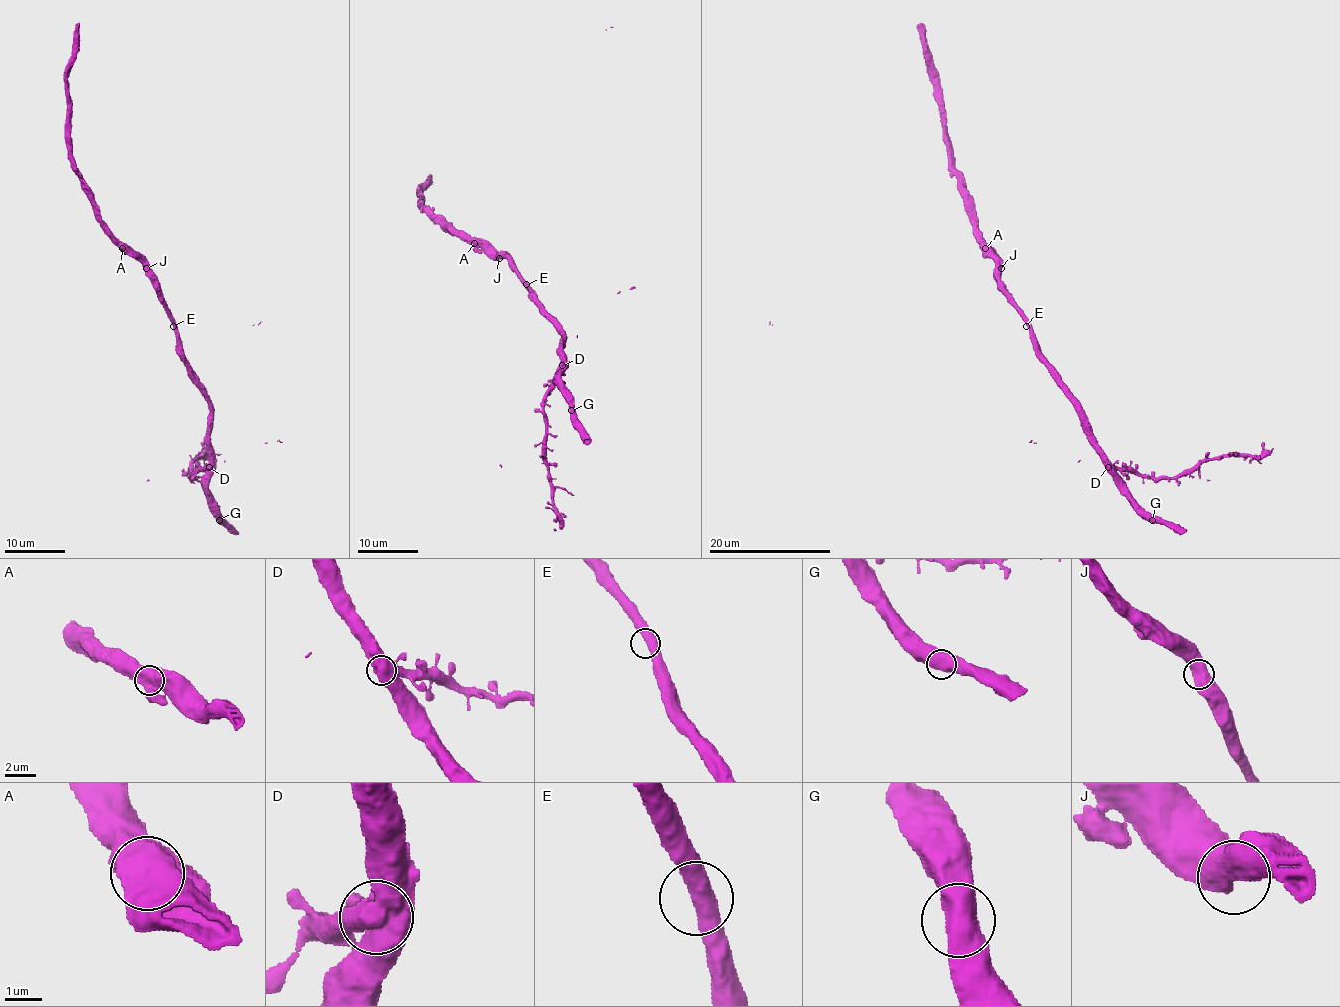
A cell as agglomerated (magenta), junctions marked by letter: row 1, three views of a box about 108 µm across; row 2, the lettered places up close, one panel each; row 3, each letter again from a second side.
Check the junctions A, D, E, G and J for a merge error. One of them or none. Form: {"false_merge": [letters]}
{"false_merge": ["D"]}

